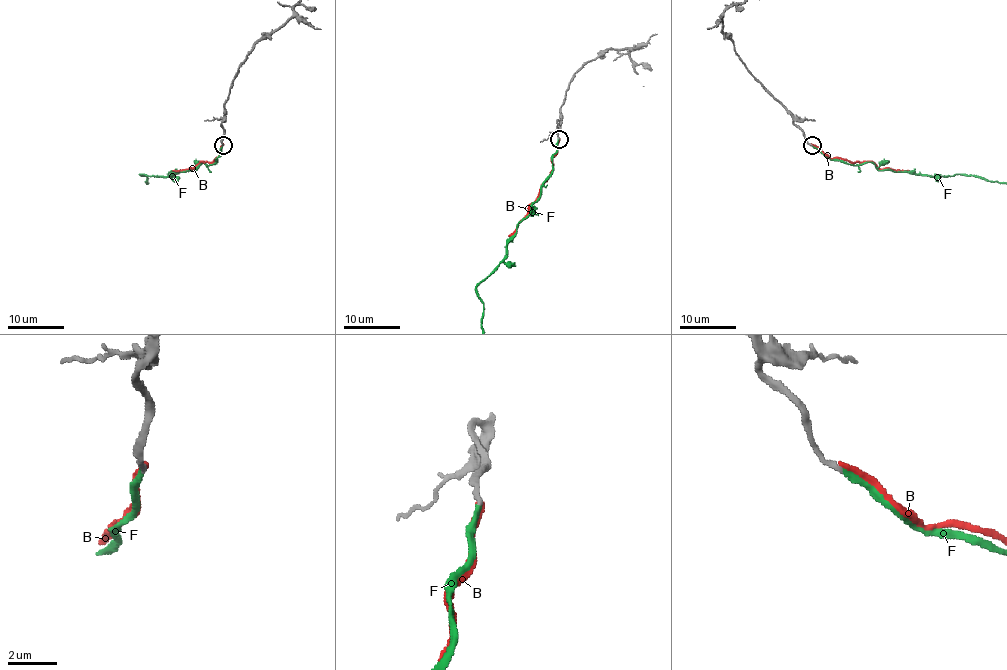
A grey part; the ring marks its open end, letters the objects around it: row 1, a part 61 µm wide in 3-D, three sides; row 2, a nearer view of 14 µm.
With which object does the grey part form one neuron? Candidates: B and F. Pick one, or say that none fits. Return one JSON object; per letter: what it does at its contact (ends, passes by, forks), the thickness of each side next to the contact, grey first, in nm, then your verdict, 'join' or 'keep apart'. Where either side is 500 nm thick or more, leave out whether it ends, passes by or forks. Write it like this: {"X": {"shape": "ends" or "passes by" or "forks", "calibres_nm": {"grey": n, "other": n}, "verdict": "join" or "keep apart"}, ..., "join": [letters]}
{"B": {"shape": "ends", "calibres_nm": {"grey": 200, "other": 280}, "verdict": "keep apart"}, "F": {"shape": "ends", "calibres_nm": {"grey": 200, "other": 240}, "verdict": "join"}, "join": ["F"]}

